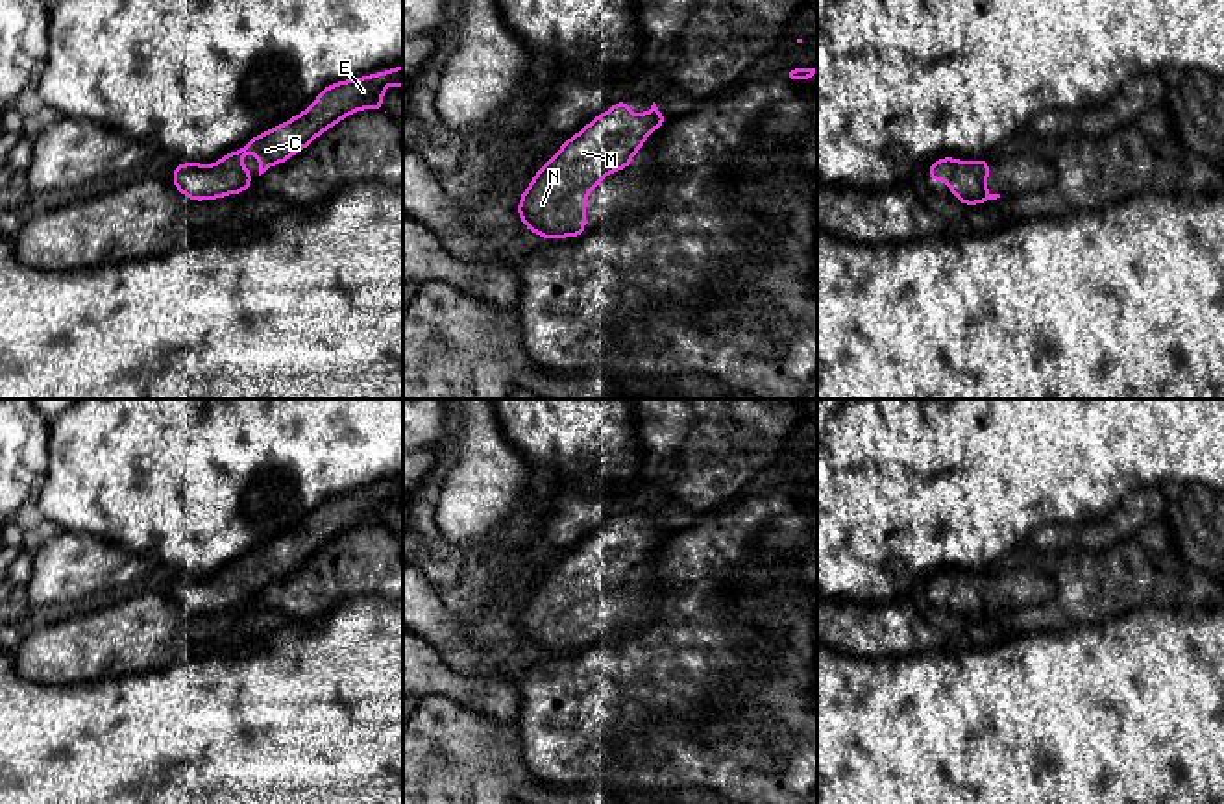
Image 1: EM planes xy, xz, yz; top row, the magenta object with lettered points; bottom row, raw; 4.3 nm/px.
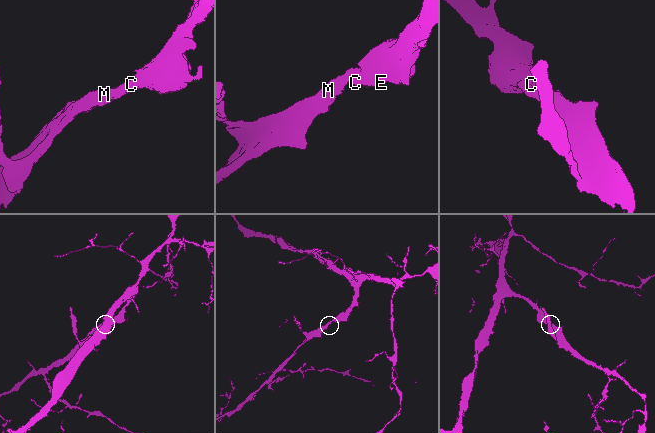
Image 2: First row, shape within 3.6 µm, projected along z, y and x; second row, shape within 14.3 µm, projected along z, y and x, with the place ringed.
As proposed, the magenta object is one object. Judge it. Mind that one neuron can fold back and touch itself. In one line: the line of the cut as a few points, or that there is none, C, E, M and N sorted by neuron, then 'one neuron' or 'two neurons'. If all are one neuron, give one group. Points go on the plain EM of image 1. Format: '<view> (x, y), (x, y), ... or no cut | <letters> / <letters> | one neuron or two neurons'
no cut | C E M N | one neuron

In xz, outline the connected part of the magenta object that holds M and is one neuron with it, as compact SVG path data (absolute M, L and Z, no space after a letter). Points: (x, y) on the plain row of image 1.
M616 514L612 523L599 527L579 547L571 549L557 567L534 588L521 606L516 628L525 643L545 652L569 652L586 649L588 606L612 586L632 580L632 569L642 564L647 551L662 542L669 532L653 516L645 527L630 529L629 514Z

